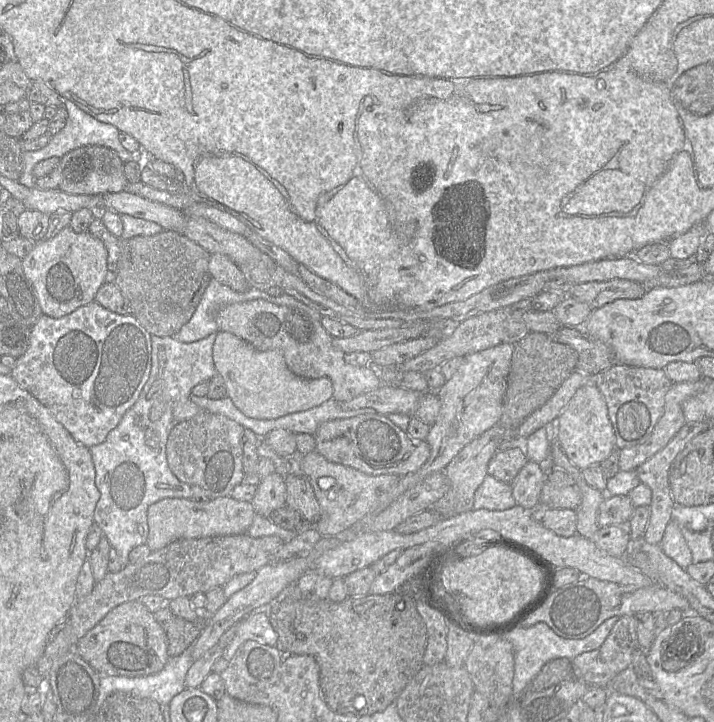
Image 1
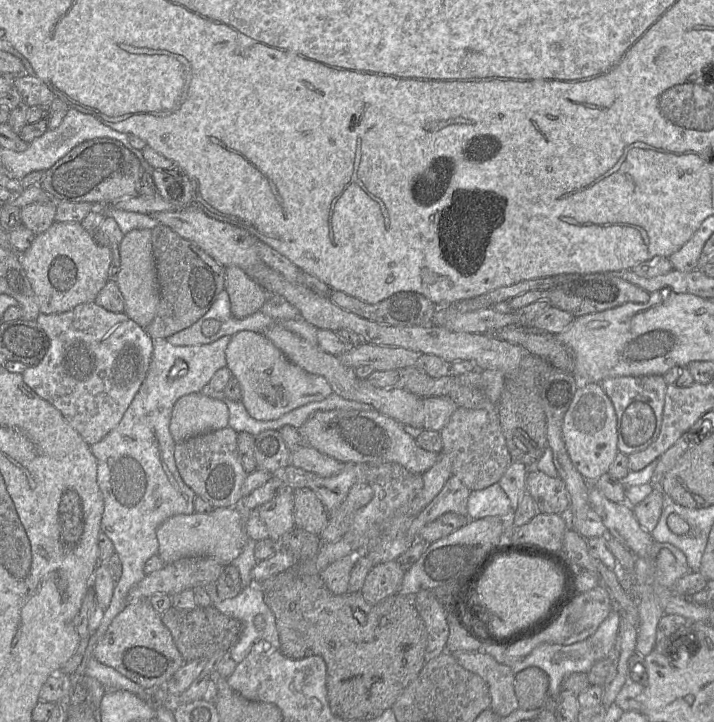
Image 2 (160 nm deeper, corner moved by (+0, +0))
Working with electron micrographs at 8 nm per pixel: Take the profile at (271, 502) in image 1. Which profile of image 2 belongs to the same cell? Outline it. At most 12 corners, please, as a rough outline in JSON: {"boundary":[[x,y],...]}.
{"boundary":[[285,487],[255,508],[279,541],[295,527],[294,496]]}

